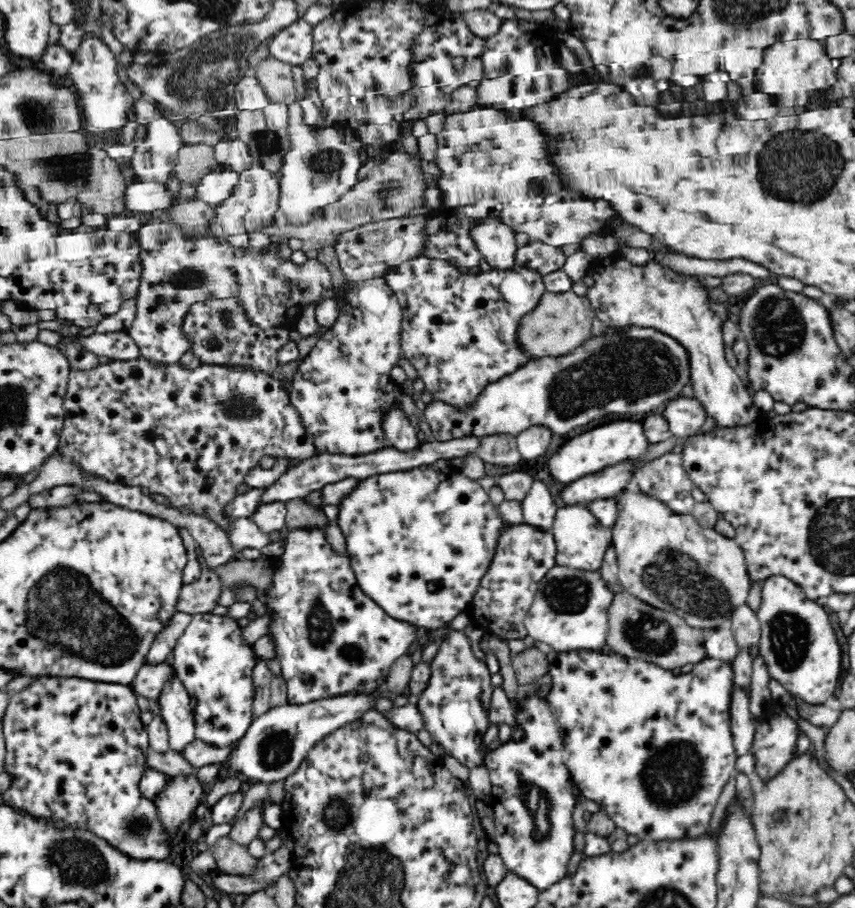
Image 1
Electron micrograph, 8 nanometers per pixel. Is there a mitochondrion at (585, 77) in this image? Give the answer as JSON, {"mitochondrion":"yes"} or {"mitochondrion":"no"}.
{"mitochondrion":"no"}

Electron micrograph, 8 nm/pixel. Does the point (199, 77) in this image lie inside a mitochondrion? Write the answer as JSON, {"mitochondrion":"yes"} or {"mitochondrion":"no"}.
{"mitochondrion":"yes"}

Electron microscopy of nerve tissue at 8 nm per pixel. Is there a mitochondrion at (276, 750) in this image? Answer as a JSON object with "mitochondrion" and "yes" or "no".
{"mitochondrion":"yes"}

